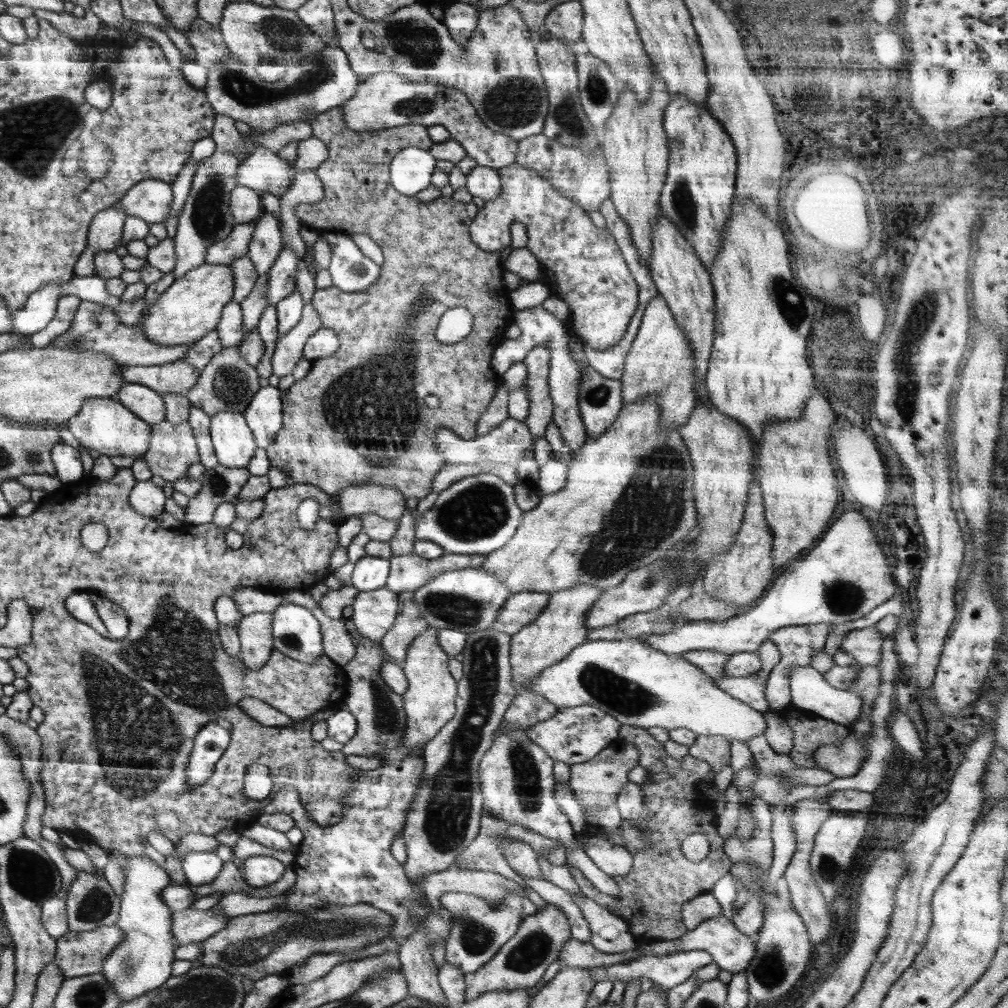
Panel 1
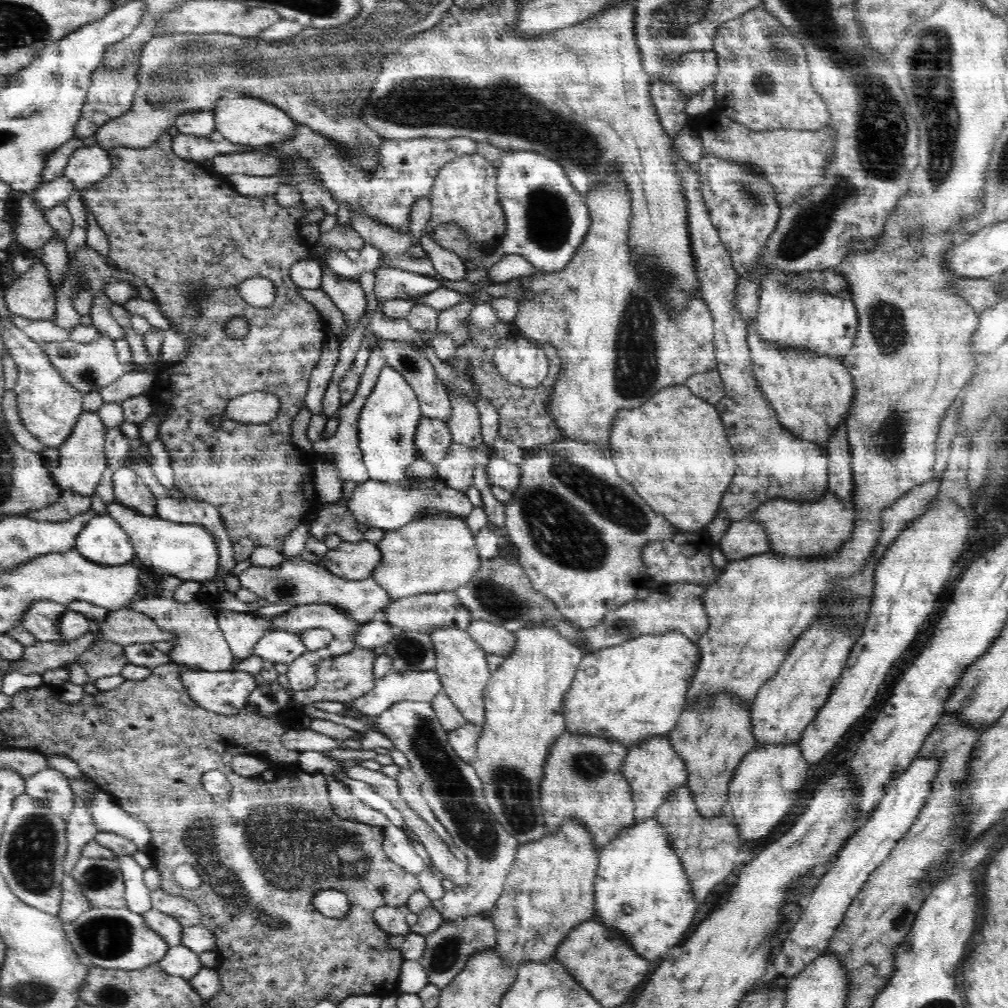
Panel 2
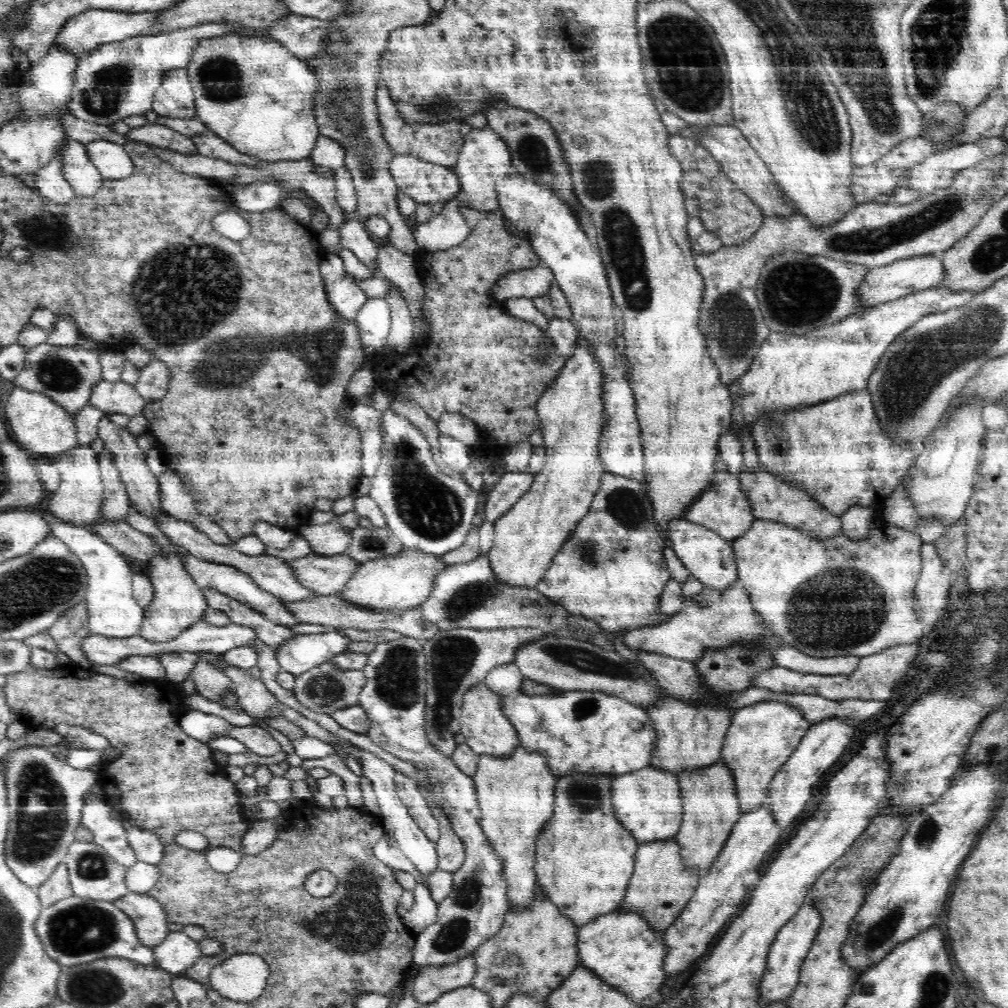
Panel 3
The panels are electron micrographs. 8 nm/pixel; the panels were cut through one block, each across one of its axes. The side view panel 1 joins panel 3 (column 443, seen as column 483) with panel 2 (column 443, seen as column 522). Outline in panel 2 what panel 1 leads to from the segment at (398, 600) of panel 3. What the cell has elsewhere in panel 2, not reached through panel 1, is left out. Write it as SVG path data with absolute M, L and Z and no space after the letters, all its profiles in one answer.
M458 517L414 519L397 529L385 531L377 545L382 555L380 564L372 571L372 579L388 591L392 600L414 595L454 591L468 584L480 570L482 558L472 531Z

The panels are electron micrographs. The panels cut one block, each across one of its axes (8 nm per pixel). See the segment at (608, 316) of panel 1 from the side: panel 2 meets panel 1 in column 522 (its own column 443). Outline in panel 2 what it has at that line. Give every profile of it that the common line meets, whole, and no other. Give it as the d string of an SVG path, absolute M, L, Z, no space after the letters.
M478 153L464 154L445 164L436 175L430 190L432 213L426 226L426 234L434 236L434 230L441 225L458 225L470 243L482 245L497 252L506 233L506 218L500 205L496 184L496 163L486 161Z

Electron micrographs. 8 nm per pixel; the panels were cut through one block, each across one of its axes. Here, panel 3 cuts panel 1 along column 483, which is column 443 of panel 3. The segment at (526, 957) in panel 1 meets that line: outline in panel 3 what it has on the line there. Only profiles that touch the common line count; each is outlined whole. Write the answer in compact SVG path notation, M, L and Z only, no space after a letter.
M472 954L458 963L422 968L414 977L411 994L420 1005L432 1004L445 992L470 985L476 972L475 964Z

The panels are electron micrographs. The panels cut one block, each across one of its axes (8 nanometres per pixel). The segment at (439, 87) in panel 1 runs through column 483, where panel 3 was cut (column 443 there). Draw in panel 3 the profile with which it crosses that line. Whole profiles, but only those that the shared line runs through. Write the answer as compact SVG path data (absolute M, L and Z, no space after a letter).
M382 77L379 78L377 107L384 140L396 155L410 155L432 164L439 164L449 168L456 164L466 140L466 135L473 129L467 123L458 121L442 124L406 123L404 117L400 117L396 103L392 103L390 89L386 87L386 81Z

